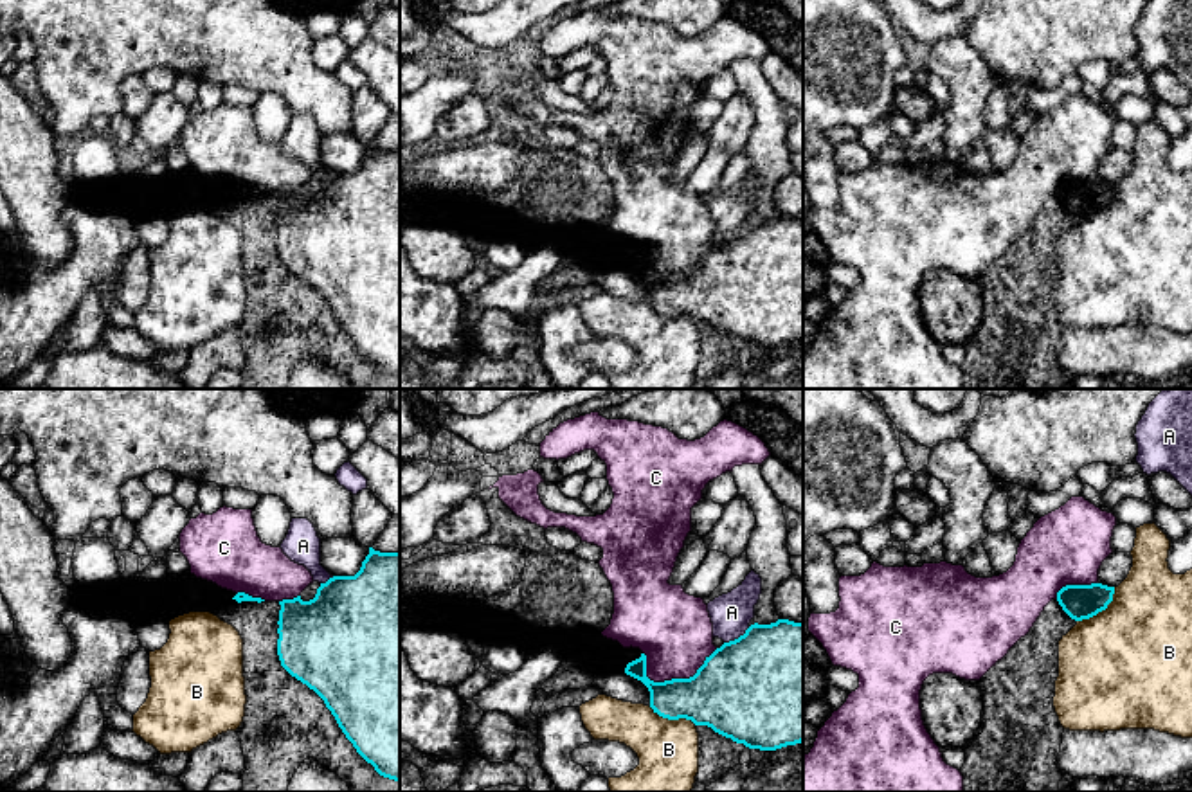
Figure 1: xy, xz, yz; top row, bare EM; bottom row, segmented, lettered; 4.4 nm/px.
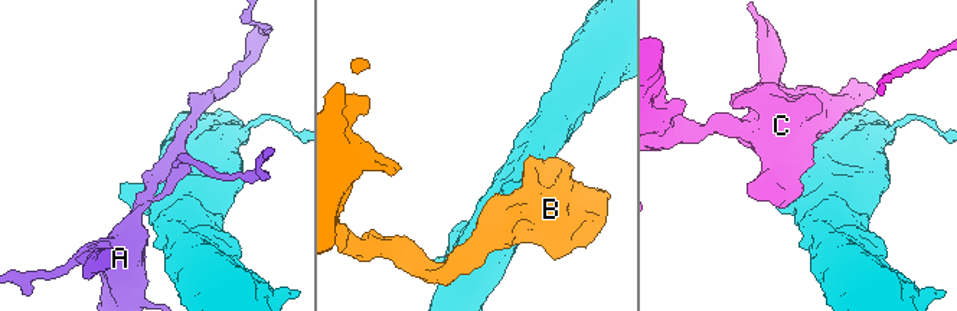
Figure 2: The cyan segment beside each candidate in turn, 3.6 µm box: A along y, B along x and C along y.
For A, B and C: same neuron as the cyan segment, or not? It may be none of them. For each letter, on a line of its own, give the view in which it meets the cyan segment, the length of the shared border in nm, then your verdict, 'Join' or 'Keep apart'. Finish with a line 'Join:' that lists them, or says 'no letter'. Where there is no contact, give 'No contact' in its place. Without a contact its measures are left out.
A: Touches cyan in xz. Shared border 140 nm. Keep apart
B: Touches cyan in yz. Shared border 240 nm. Keep apart
C: Touches cyan in xz. Shared border 340 nm. Keep apart
Join: no letter

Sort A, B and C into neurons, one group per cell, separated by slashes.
A B / C

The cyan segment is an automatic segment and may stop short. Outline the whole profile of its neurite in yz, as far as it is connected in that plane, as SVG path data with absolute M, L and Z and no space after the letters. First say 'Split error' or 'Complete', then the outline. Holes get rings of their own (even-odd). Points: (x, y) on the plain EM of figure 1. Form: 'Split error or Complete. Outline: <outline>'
Complete. Outline: M1102 180L1066 182L1057 189L1062 207L1075 218L1089 216L1113 198L1115 184Z

